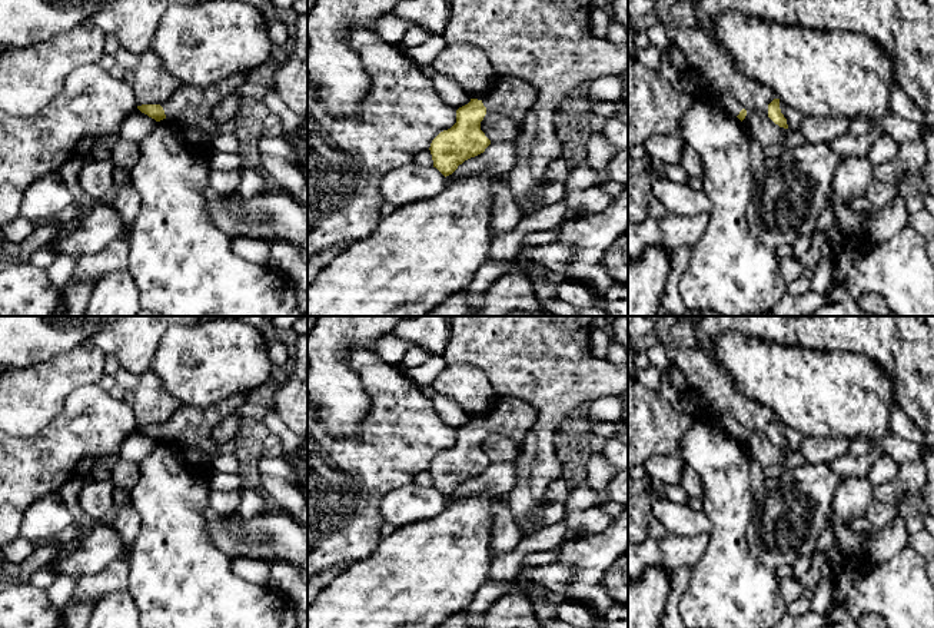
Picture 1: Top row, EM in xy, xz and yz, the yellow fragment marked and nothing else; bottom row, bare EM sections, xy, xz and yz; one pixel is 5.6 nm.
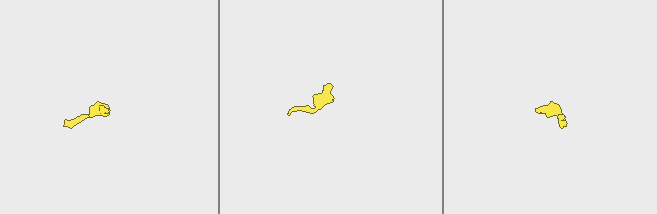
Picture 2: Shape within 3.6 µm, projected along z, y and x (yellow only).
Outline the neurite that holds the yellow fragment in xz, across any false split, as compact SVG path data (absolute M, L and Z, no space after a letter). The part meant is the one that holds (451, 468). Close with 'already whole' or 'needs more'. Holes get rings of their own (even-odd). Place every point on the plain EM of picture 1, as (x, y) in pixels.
M498 396L482 421L471 422L456 431L456 443L441 452L431 463L433 488L445 498L465 481L485 472L491 461L481 451L488 432L502 433L519 446L538 419L536 409L525 401Z; needs more

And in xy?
M233 395L207 408L183 405L162 426L142 425L137 429L156 442L167 438L174 445L199 449L213 459L220 452L220 446L212 436L213 428L245 402L247 402L247 395Z; needs more

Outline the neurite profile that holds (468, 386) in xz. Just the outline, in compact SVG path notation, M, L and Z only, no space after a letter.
M448 363L432 386L456 402L471 419L478 421L483 419L498 399L485 372L463 363Z

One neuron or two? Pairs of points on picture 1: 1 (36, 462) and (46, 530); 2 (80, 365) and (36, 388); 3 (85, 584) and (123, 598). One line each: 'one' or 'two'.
1: two
2: one
3: two

